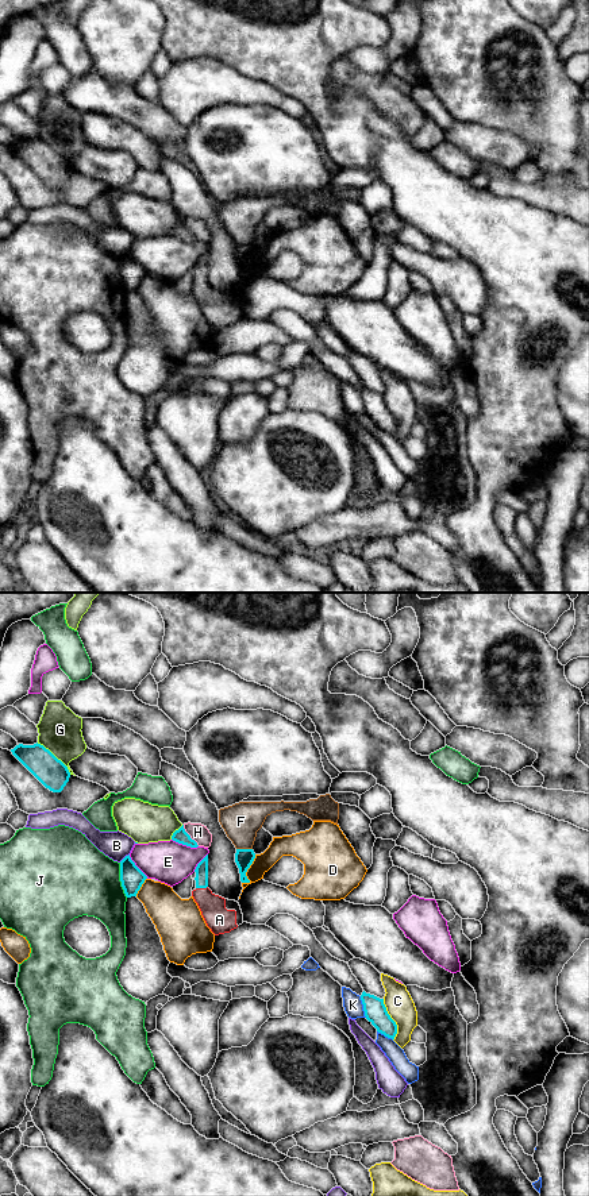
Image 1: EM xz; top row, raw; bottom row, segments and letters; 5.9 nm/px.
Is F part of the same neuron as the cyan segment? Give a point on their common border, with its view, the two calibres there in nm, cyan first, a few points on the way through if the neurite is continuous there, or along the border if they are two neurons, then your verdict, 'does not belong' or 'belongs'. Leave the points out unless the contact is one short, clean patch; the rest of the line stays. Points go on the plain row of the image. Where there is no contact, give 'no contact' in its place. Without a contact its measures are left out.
xz (245, 245) | 110/220 nm | along xz (237, 243), (251, 245) | does not belong

